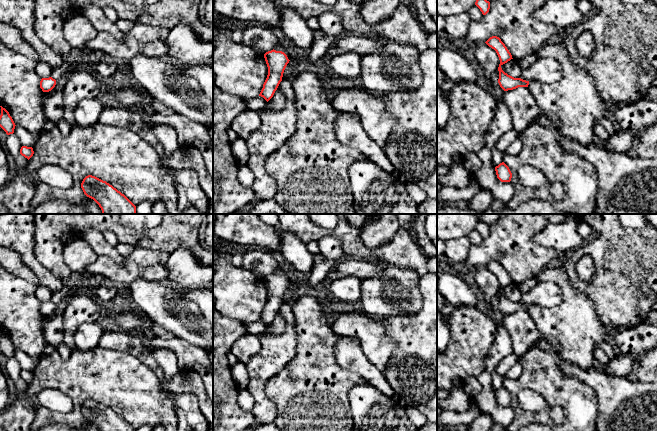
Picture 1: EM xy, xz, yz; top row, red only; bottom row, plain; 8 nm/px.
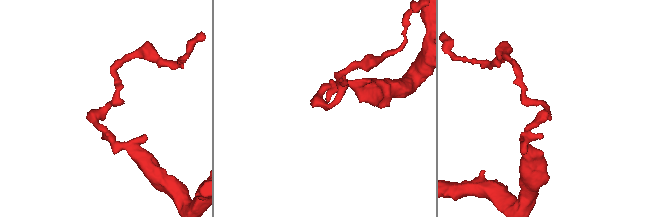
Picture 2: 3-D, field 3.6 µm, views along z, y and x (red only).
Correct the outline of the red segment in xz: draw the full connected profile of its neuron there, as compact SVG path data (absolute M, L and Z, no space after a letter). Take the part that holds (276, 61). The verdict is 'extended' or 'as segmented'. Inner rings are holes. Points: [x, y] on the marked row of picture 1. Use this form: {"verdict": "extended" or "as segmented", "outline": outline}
{"verdict": "as segmented", "outline": "M274 49L266 52L264 58L268 67L268 75L259 96L268 102L282 81L284 70L290 60L284 52Z"}

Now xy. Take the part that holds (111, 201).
{"verdict": "as segmented", "outline": "M86 176L81 188L101 208L102 214L137 214L136 206L112 185L95 176Z"}

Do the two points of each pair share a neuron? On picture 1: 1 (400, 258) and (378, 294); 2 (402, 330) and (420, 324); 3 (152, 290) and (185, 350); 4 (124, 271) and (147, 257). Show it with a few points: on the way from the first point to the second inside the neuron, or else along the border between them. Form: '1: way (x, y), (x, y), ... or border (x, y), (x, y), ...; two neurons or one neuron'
1: border (379, 259), (398, 266), (411, 268), (418, 274); two neurons
2: way (406, 330), (414, 330), (416, 328); one neuron
3: border (175, 336), (201, 348); two neurons
4: way (130, 270), (141, 263); one neuron

